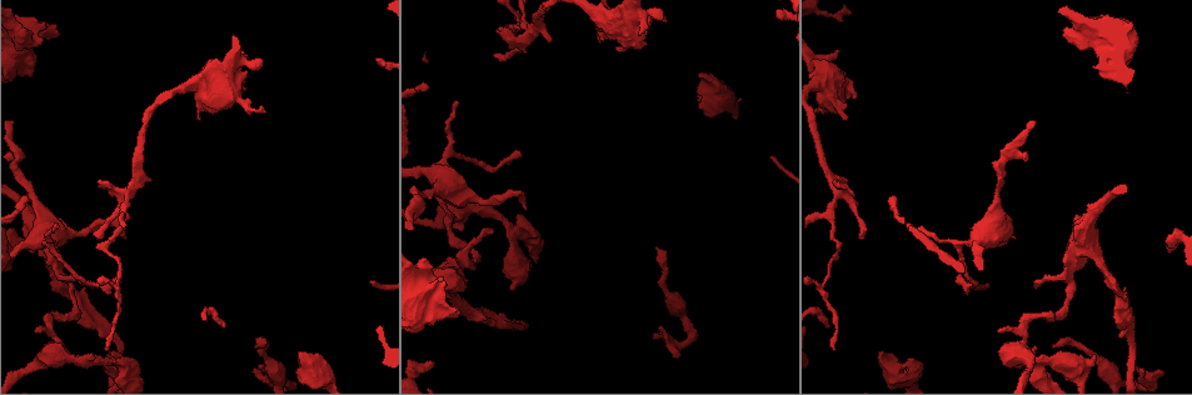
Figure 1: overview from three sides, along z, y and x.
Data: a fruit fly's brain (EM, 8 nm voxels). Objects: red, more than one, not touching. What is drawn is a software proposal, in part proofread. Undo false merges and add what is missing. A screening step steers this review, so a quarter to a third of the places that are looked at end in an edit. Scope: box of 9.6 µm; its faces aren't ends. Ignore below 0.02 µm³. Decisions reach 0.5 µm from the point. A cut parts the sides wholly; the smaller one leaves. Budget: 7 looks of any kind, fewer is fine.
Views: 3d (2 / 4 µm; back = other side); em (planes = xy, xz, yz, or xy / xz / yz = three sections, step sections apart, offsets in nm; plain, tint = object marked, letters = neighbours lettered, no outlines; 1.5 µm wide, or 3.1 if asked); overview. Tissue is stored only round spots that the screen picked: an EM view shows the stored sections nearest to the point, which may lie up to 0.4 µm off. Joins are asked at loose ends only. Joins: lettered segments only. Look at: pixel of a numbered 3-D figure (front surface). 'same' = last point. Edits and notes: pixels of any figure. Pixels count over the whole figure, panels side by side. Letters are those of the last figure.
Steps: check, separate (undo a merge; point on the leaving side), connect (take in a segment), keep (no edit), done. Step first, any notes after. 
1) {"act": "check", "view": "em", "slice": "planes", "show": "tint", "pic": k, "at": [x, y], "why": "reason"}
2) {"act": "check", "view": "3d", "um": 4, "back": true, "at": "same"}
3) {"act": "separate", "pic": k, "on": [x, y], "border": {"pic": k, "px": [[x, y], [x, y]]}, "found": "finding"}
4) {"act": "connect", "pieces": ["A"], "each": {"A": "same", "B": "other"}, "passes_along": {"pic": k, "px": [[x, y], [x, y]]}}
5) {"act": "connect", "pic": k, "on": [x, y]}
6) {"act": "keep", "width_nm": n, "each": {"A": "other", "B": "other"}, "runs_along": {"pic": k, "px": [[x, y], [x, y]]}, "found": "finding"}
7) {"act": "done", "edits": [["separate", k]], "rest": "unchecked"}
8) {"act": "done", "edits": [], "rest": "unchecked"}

{"act": "check", "view": "3d", "um": 4, "pic": 1, "at": [1070, 275], "why": "calibre changes"}

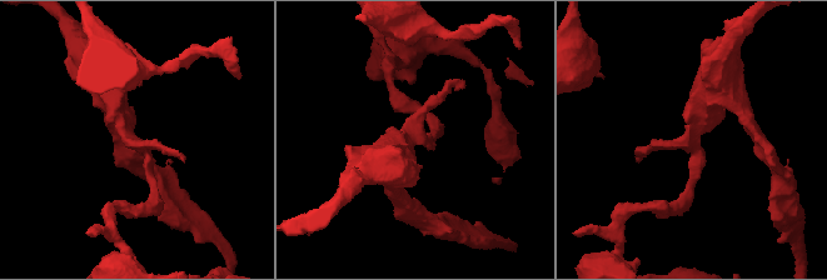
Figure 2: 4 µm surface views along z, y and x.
{"act": "check", "view": "em", "slice": "xz", "step": 8, "show": "letters", "pic": 2, "at": [128, 138]}

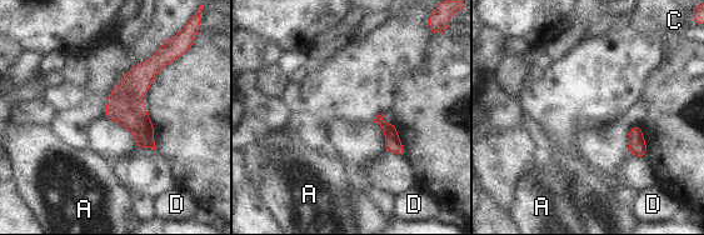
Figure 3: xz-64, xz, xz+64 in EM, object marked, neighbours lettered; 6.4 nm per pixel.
{"act": "separate", "pic": 3, "on": [387, 128], "width_nm": 190, "each": {"A": "other", "C": "other", "D": "other"}, "border": {"pic": 3, "px": [[395, 130], [385, 136]]}, "found": "a second neuron is stuck on"}

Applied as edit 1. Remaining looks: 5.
{"act": "check", "view": "overview", "why": "redraw"}

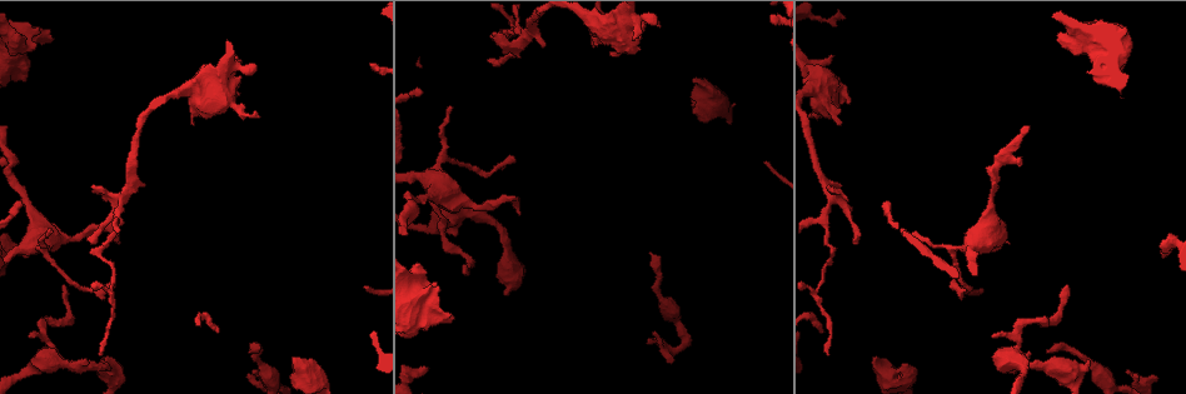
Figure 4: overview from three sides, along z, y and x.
{"act": "check", "view": "3d", "um": 2, "pic": 4, "at": [258, 118], "why": "thin end"}

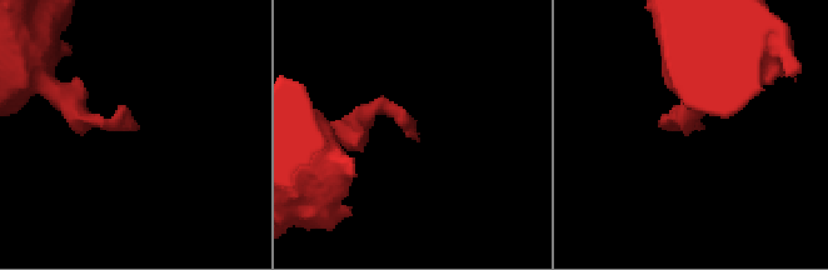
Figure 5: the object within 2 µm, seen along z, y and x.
{"act": "check", "view": "em", "slice": "planes", "show": "letters", "pic": 5, "at": [701, 127], "why": "shape alone is not enough"}

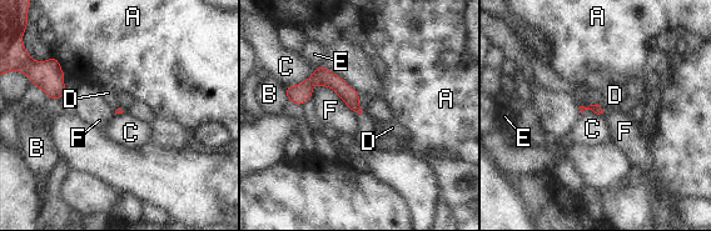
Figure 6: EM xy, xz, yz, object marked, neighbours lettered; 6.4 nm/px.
{"act": "connect", "pieces": ["D"], "each": {"A": "other", "B": "other", "C": "other", "D": "same", "E": "other", "F": "other"}, "found": "it goes on there"}

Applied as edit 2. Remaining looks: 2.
{"act": "check", "view": "em", "slice": "planes", "show": "letters", "pic": 4, "at": [1050, 351], "why": "branch stops here"}

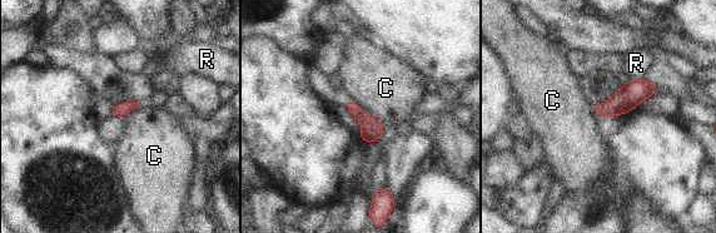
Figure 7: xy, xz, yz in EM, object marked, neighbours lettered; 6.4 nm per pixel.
{"act": "keep", "longest_contact_nm": ["C", 280], "each": {"C": "other", "R": "other"}, "border": {"pic": 7, "px": [[351, 99], [366, 113], [386, 124]]}, "found": "no lettered segment goes on from it"}

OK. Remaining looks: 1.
{"act": "done", "edits": [["separate", 3], ["connect", 6]], "rest": "unchecked"}

